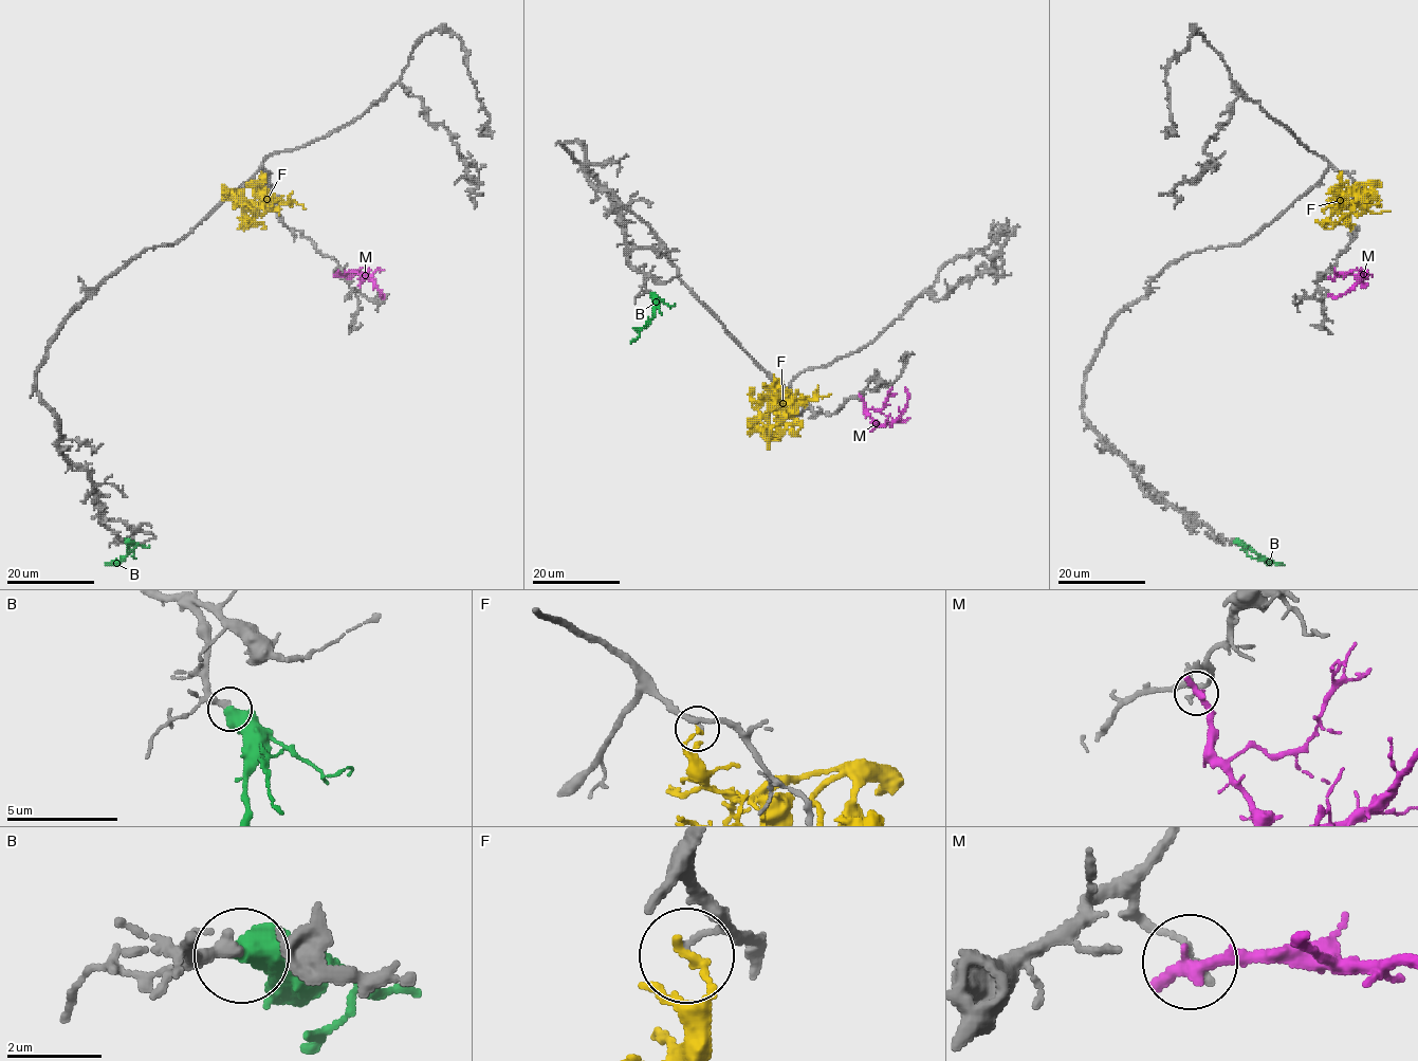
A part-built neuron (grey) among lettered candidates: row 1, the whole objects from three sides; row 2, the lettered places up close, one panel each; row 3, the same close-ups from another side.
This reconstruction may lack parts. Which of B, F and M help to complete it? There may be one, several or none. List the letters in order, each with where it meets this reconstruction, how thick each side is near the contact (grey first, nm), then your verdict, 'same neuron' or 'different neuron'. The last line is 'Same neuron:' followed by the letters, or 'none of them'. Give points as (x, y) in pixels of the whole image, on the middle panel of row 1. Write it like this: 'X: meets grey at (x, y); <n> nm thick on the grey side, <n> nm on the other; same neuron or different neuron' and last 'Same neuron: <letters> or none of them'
B: meets grey at (650, 293); 320 nm thick on the grey side, 650 nm on the other; same neuron
F: meets grey at (788, 400); 120 nm thick on the grey side, 190 nm on the other; different neuron
M: meets grey at (861, 398); 160 nm thick on the grey side, 400 nm on the other; different neuron
Same neuron: B

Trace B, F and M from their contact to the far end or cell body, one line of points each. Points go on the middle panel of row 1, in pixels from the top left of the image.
B: (650, 293), (654, 315), (630, 343)
F: (788, 400), (776, 420), (783, 431), (779, 438), (772, 431), (760, 431), (760, 401), (779, 381)
M: (861, 398), (863, 409), (879, 425), (886, 425), (892, 423), (907, 406), (906, 387)

